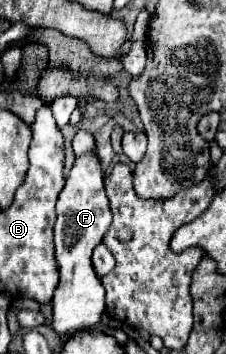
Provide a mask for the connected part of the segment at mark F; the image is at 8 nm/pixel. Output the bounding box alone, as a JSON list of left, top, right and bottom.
[51,157,113,335]

